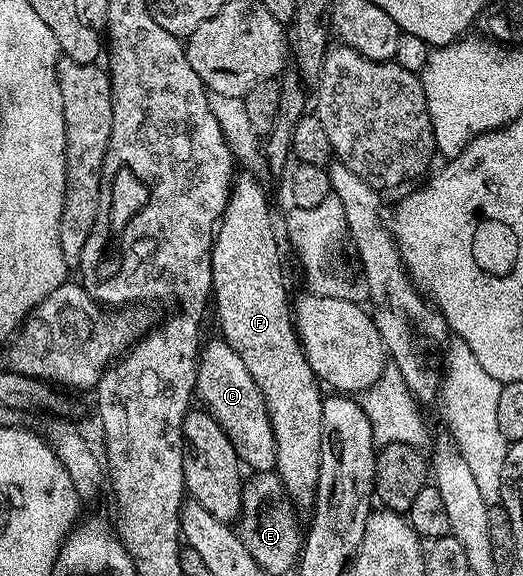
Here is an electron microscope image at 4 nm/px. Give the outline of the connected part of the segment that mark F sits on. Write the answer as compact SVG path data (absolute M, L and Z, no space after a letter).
M244 171L244 174L237 176L235 180L233 180L230 186L230 192L228 195L228 205L224 209L224 213L220 216L220 223L216 226L216 242L212 245L212 291L211 296L214 298L216 297L216 317L220 320L220 333L219 336L230 346L231 349L236 352L238 355L238 359L242 359L242 363L246 363L246 371L250 371L250 379L254 379L254 383L258 383L258 391L262 391L262 397L266 399L266 407L268 408L268 414L270 415L270 423L274 427L274 439L276 440L276 468L274 470L277 475L280 476L280 482L284 484L284 489L287 491L288 496L292 498L293 502L297 506L305 507L311 506L316 499L316 488L318 487L318 467L322 463L322 407L324 406L324 399L325 394L323 392L320 393L320 389L322 390L321 382L317 381L316 376L314 375L314 371L310 367L310 363L306 359L306 355L304 354L304 349L300 345L300 337L296 333L296 322L293 317L294 309L293 306L290 304L290 297L288 301L288 289L284 286L284 265L285 263L282 260L282 256L278 253L278 245L274 241L274 231L272 230L272 224L274 222L274 215L272 215L271 211L268 210L268 197L264 194L263 189L260 187L259 183L255 181L254 178L251 177L251 172Z

